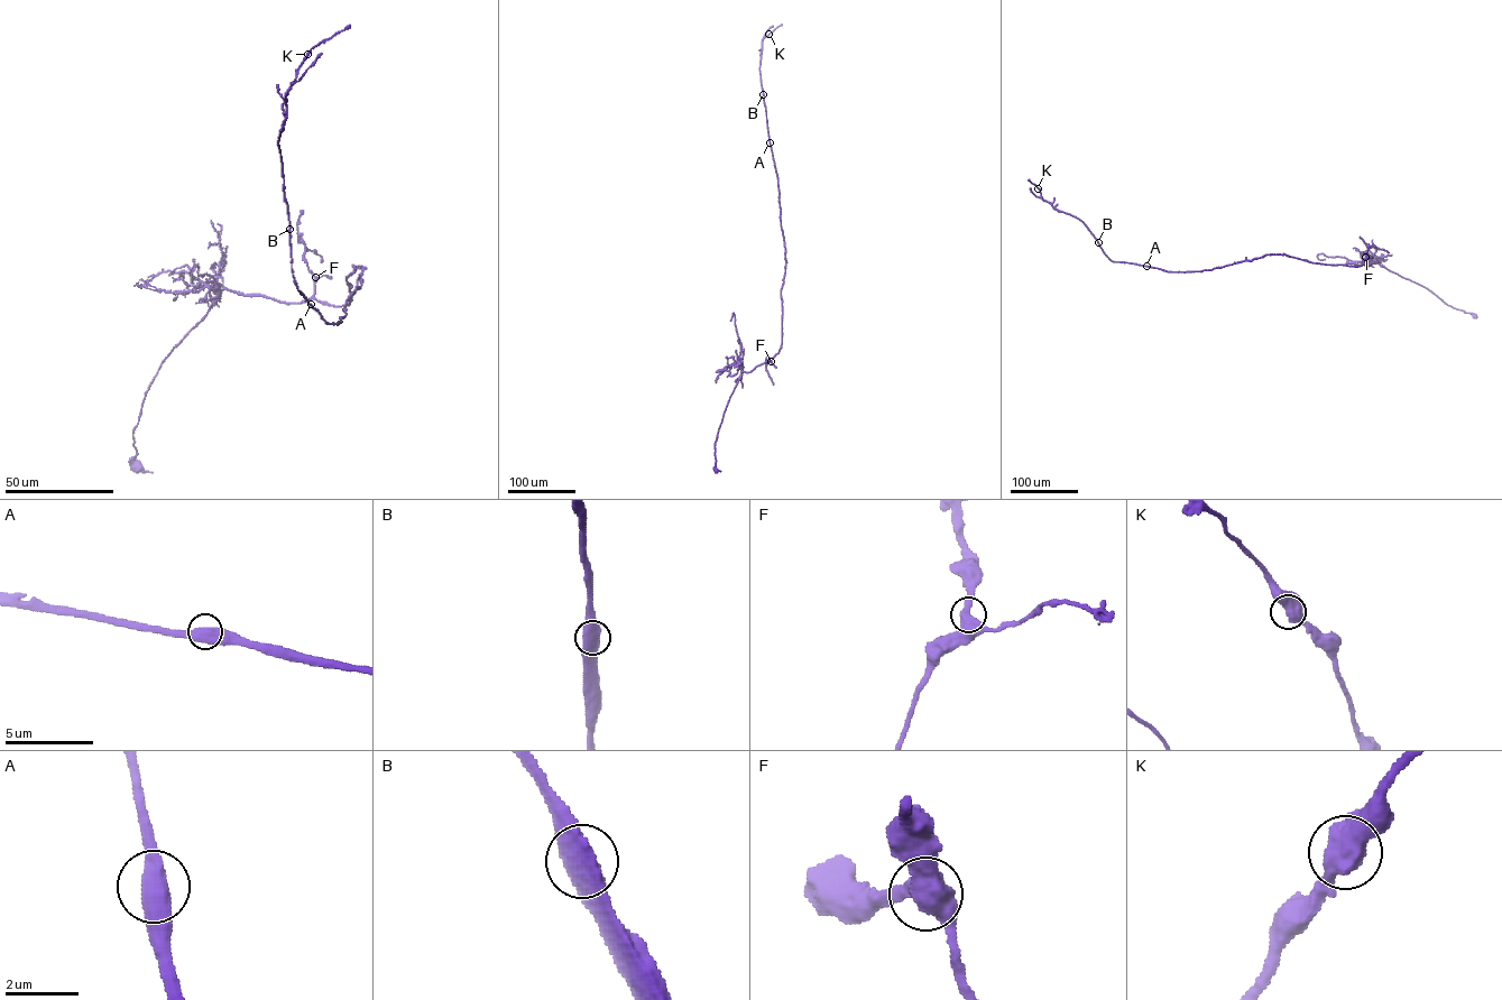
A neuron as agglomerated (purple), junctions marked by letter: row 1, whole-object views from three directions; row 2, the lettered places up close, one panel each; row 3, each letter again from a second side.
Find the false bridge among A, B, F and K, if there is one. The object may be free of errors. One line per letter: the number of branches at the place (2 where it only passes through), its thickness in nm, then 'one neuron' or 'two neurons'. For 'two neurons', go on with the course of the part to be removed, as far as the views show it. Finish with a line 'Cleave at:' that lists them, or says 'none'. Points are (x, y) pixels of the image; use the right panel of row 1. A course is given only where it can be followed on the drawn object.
A: 2 | 550 nm | one neuron
B: 2 | 600 nm | one neuron
F: 2 | 480 nm | one neuron
K: 2 | 600 nm | one neuron
Cleave at: none

